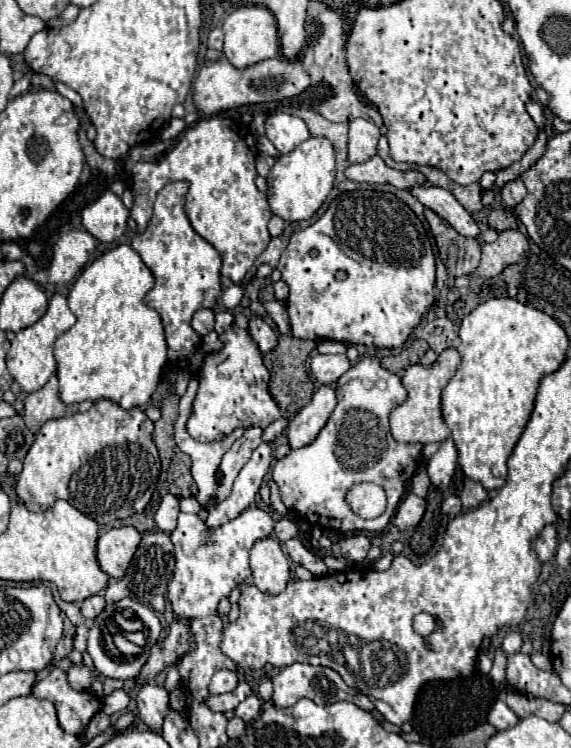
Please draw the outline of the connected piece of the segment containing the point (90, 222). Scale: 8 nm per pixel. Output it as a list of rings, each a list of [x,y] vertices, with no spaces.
[[[104,192],[82,210],[82,226],[100,242],[112,242],[126,230],[130,212],[114,192]]]

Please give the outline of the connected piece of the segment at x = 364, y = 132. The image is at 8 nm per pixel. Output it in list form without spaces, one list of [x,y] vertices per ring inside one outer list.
[[[356,118],[350,122],[348,132],[348,160],[350,164],[366,162],[376,154],[376,144],[380,138],[378,126],[364,118]]]

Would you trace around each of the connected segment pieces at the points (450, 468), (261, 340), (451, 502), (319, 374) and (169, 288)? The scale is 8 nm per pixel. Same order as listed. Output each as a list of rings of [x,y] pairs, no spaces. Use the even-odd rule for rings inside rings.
[[[452,438],[440,444],[440,450],[428,460],[428,478],[432,486],[440,492],[444,492],[454,476],[456,468],[456,448],[452,444]]]
[[[250,316],[250,320],[248,320],[248,332],[250,332],[250,336],[254,338],[254,342],[258,344],[258,348],[262,352],[270,352],[276,346],[276,340],[278,340],[276,330],[264,318]]]
[[[448,496],[448,498],[442,502],[442,512],[448,514],[448,516],[458,516],[458,514],[462,512],[460,498],[458,498],[458,496]]]
[[[316,354],[310,362],[312,377],[320,384],[334,384],[336,380],[348,372],[350,360],[346,354]]]
[[[184,182],[168,184],[162,188],[154,202],[154,216],[142,234],[132,238],[132,248],[140,254],[144,264],[156,278],[154,288],[146,294],[146,306],[154,308],[164,324],[168,358],[176,362],[182,356],[190,356],[200,346],[200,336],[190,326],[190,318],[200,308],[214,308],[220,294],[220,268],[222,258],[212,244],[194,232],[184,212]]]

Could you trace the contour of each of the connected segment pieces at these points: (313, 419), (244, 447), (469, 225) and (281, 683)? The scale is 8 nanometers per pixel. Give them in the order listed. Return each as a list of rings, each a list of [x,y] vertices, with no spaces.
[[[322,386],[314,392],[312,400],[294,416],[294,420],[288,424],[286,436],[290,448],[304,448],[316,440],[318,432],[328,422],[332,410],[336,406],[336,394],[332,388]]]
[[[248,428],[244,432],[242,438],[238,438],[232,448],[224,454],[222,464],[220,464],[220,488],[218,488],[218,500],[224,500],[232,488],[234,478],[238,476],[238,472],[244,468],[244,464],[248,462],[250,454],[254,452],[256,446],[262,444],[260,440],[262,428]]]
[[[414,186],[410,188],[410,194],[424,206],[434,210],[440,218],[444,218],[458,234],[462,236],[478,236],[478,226],[472,220],[472,216],[460,206],[460,202],[444,188],[426,188],[426,186]]]
[[[292,664],[292,666],[286,666],[282,668],[274,678],[272,678],[272,684],[274,684],[274,704],[280,706],[280,708],[286,708],[286,706],[292,706],[296,704],[300,698],[310,698],[312,702],[316,704],[334,704],[334,702],[342,702],[342,700],[348,700],[348,702],[354,702],[356,706],[364,708],[364,710],[370,710],[374,714],[374,718],[380,720],[380,724],[388,730],[388,732],[400,732],[398,726],[394,724],[388,724],[382,714],[374,708],[374,704],[360,692],[360,690],[354,690],[350,688],[342,678],[340,674],[336,674],[332,668],[324,668],[324,666],[312,666],[312,664]]]

